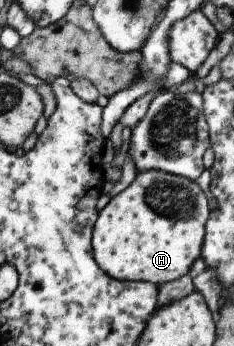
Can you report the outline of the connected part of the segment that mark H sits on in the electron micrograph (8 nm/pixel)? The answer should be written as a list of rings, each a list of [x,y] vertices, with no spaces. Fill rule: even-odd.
[[[148,170],[143,171],[142,173],[137,173],[135,178],[120,193],[117,193],[111,200],[109,200],[105,207],[97,213],[97,218],[93,223],[92,235],[90,238],[91,254],[93,255],[94,261],[97,263],[97,266],[99,266],[99,268],[107,274],[107,276],[121,282],[147,281],[160,286],[174,281],[176,278],[182,277],[183,275],[187,275],[187,271],[189,270],[192,262],[195,259],[200,258],[204,237],[204,224],[210,217],[210,204],[210,192],[203,192],[195,181],[192,181],[191,179],[156,170]]]

